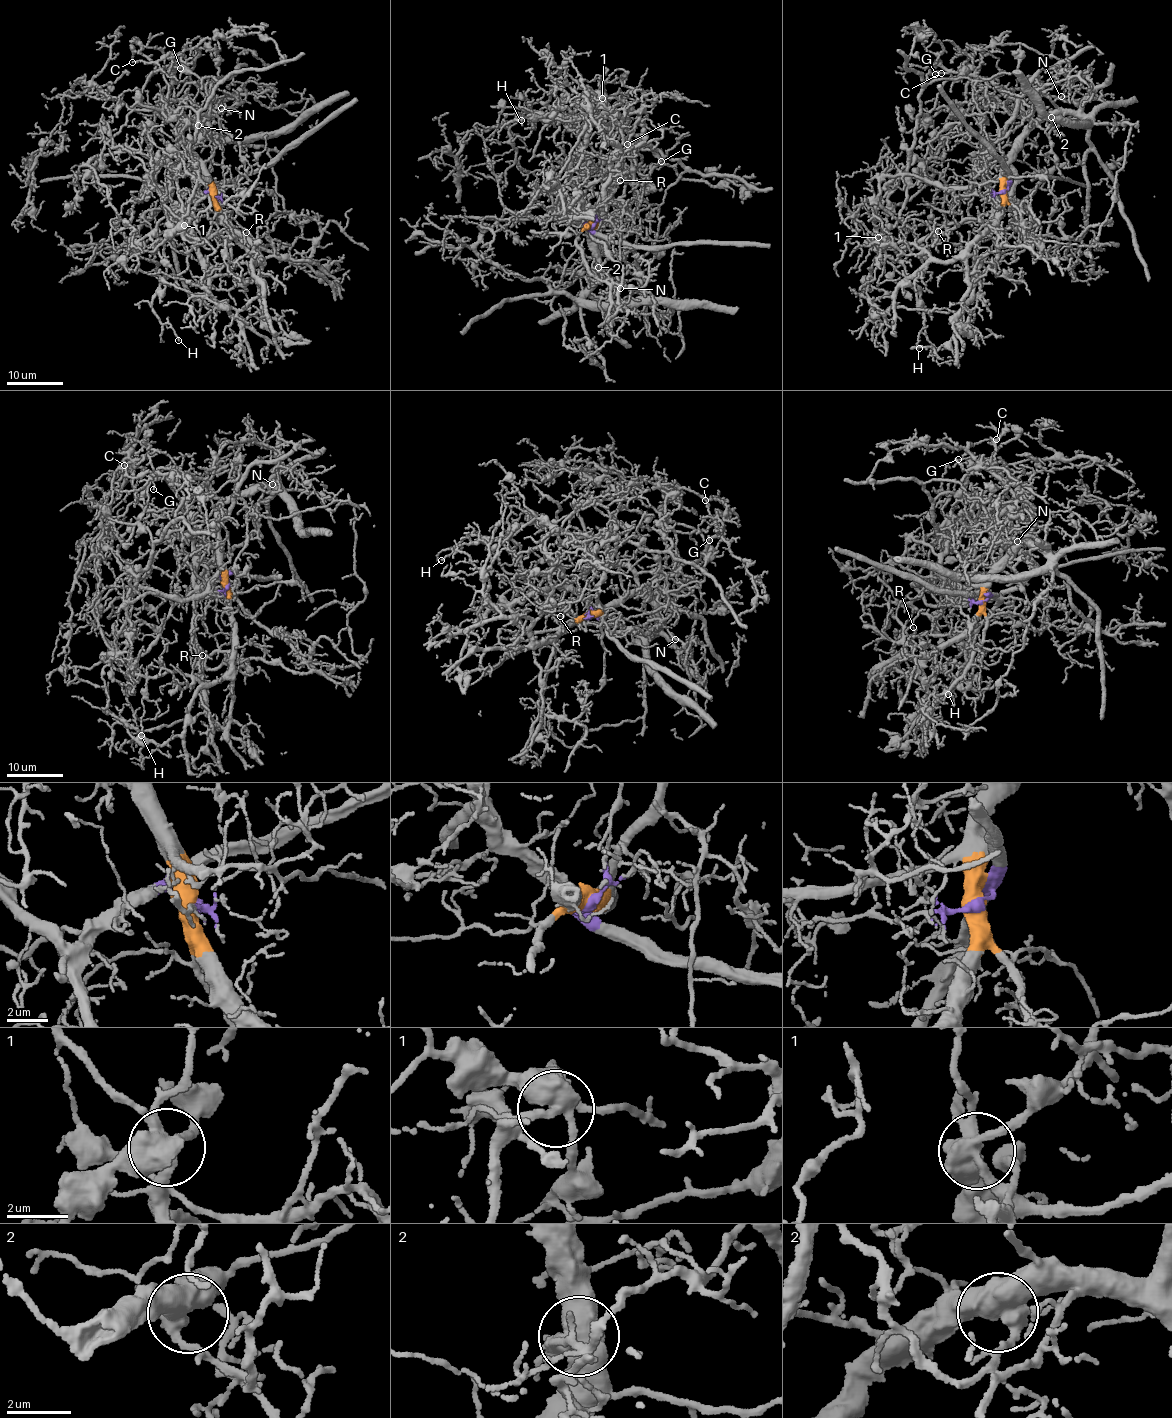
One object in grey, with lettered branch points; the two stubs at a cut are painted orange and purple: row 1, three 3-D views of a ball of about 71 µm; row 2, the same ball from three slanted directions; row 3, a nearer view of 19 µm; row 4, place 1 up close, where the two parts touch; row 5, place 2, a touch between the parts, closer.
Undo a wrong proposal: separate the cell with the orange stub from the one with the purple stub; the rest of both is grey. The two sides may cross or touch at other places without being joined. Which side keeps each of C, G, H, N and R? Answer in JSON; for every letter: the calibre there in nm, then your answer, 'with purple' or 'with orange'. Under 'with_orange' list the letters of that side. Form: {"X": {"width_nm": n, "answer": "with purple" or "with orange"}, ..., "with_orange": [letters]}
{"C": {"width_nm": 160, "answer": "with orange"}, "G": {"width_nm": 90, "answer": "with orange"}, "H": {"width_nm": 140, "answer": "with orange"}, "N": {"width_nm": 160, "answer": "with orange"}, "R": {"width_nm": 110, "answer": "with orange"}, "with_orange": ["C", "G", "H", "N", "R"]}

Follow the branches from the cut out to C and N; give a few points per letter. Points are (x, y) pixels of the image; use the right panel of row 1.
C: (1004, 191), (1006, 161), (1022, 130), (1030, 125), (1028, 113), (987, 80), (932, 66), (931, 72), (941, 73)
N: (1004, 191), (1006, 161), (1019, 137), (1037, 121), (1057, 112), (1053, 104), (1061, 96)

